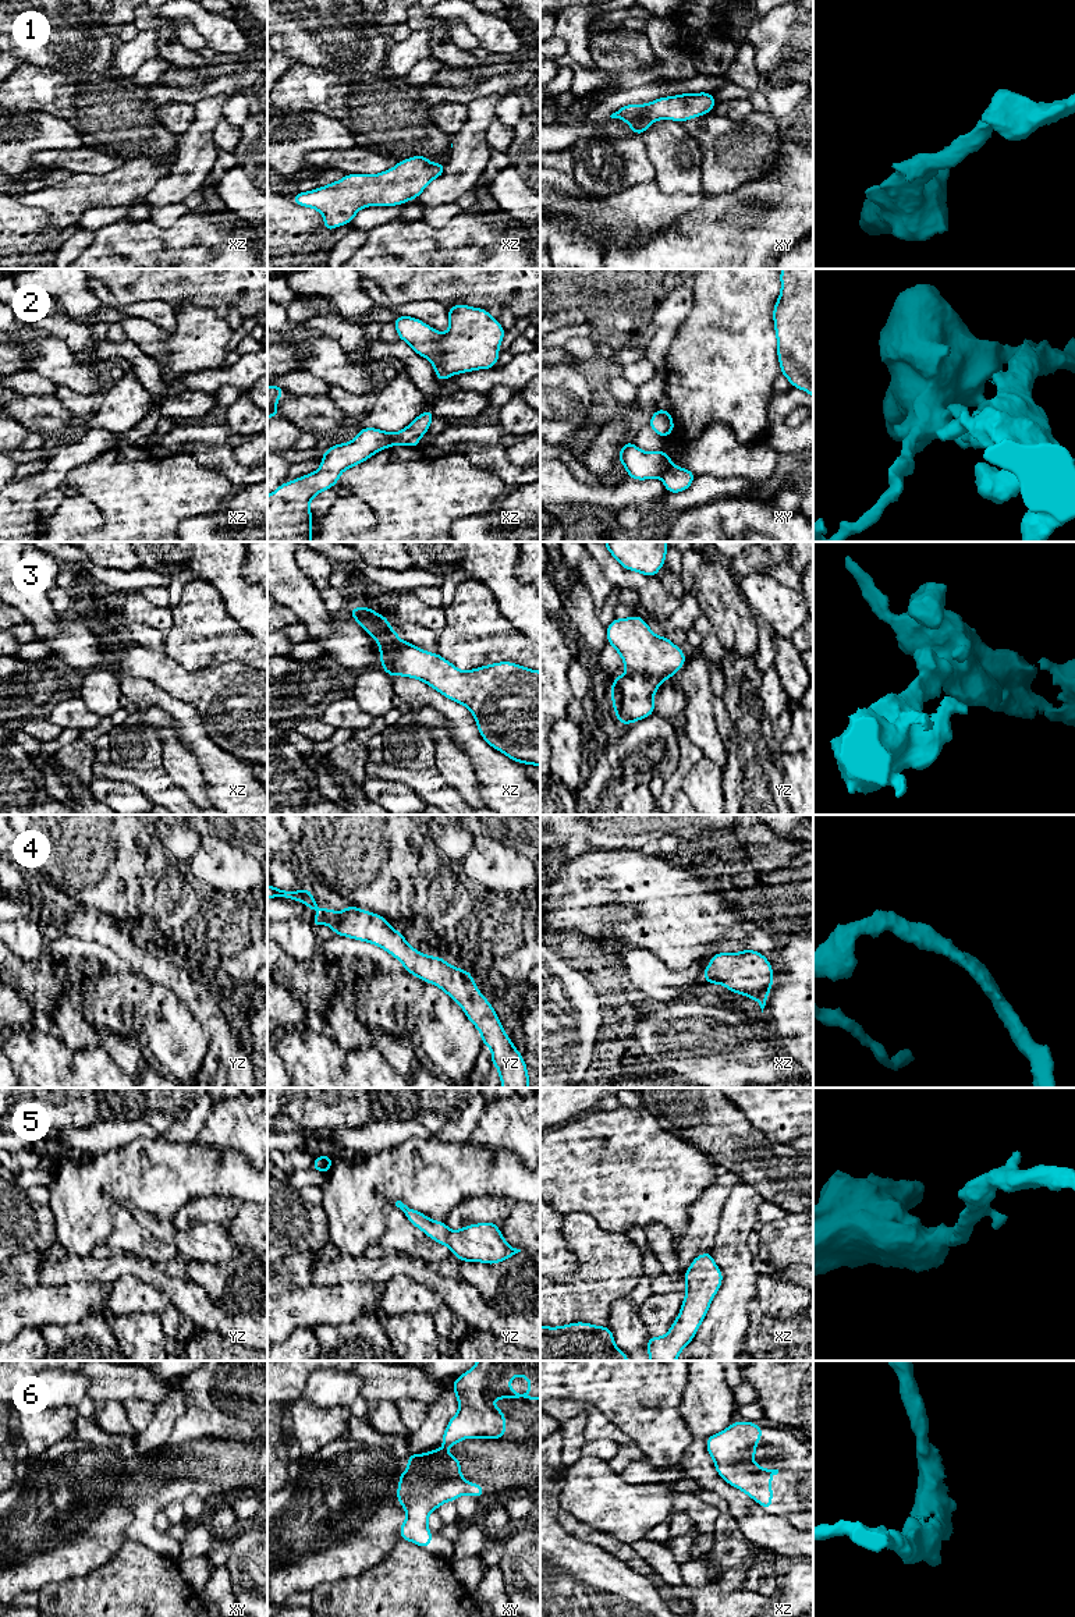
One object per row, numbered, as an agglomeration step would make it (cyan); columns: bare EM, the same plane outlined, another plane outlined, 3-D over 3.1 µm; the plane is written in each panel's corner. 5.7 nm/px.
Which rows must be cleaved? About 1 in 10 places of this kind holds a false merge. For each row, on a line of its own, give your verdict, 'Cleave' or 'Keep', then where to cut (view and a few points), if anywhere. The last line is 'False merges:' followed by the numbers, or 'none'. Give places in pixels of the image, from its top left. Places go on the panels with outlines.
1: Keep. No split
2: Cleave. Split along xy (673, 465), (659, 477)
3: Cleave. Split along yz (627, 672), (638, 672), (660, 681)
4: Keep. No split
5: Keep. No split
6: Keep. No split
False merges: 2, 3

